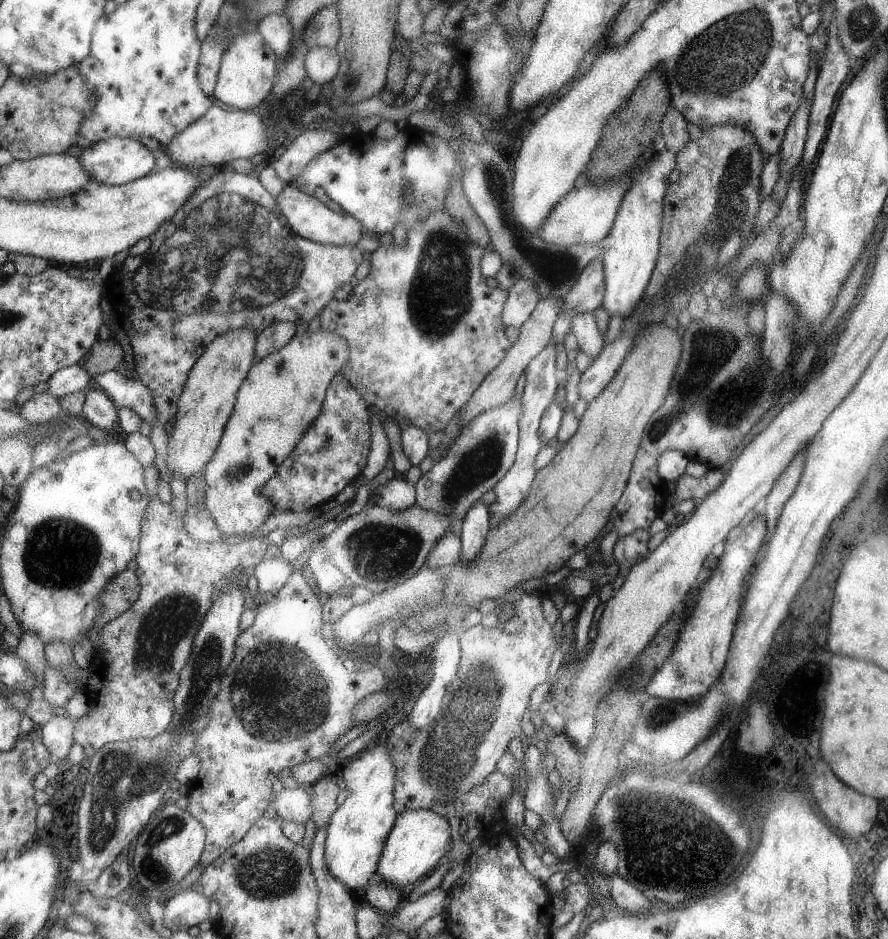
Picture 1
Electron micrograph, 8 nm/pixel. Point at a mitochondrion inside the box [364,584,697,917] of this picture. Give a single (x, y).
(453, 748)

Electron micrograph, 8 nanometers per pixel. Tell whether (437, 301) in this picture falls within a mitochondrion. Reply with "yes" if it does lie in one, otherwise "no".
yes

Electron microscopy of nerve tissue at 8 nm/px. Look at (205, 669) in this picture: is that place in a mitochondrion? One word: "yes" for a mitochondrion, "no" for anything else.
yes

